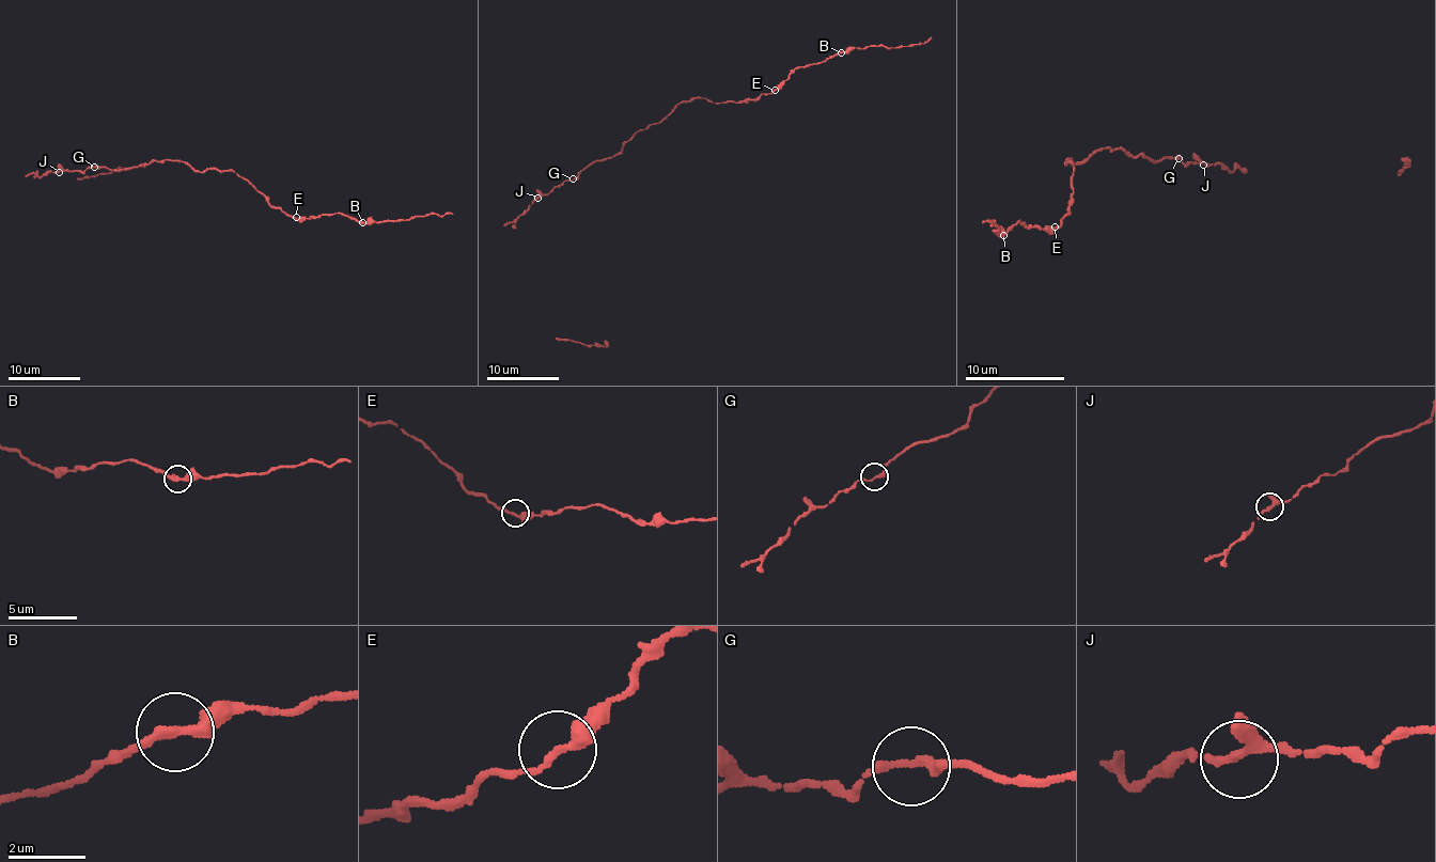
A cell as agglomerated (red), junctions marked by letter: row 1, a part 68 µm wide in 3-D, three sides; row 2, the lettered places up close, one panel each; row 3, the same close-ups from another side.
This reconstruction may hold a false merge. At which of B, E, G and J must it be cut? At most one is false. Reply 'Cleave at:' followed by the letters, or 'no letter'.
Cleave at: no letter

